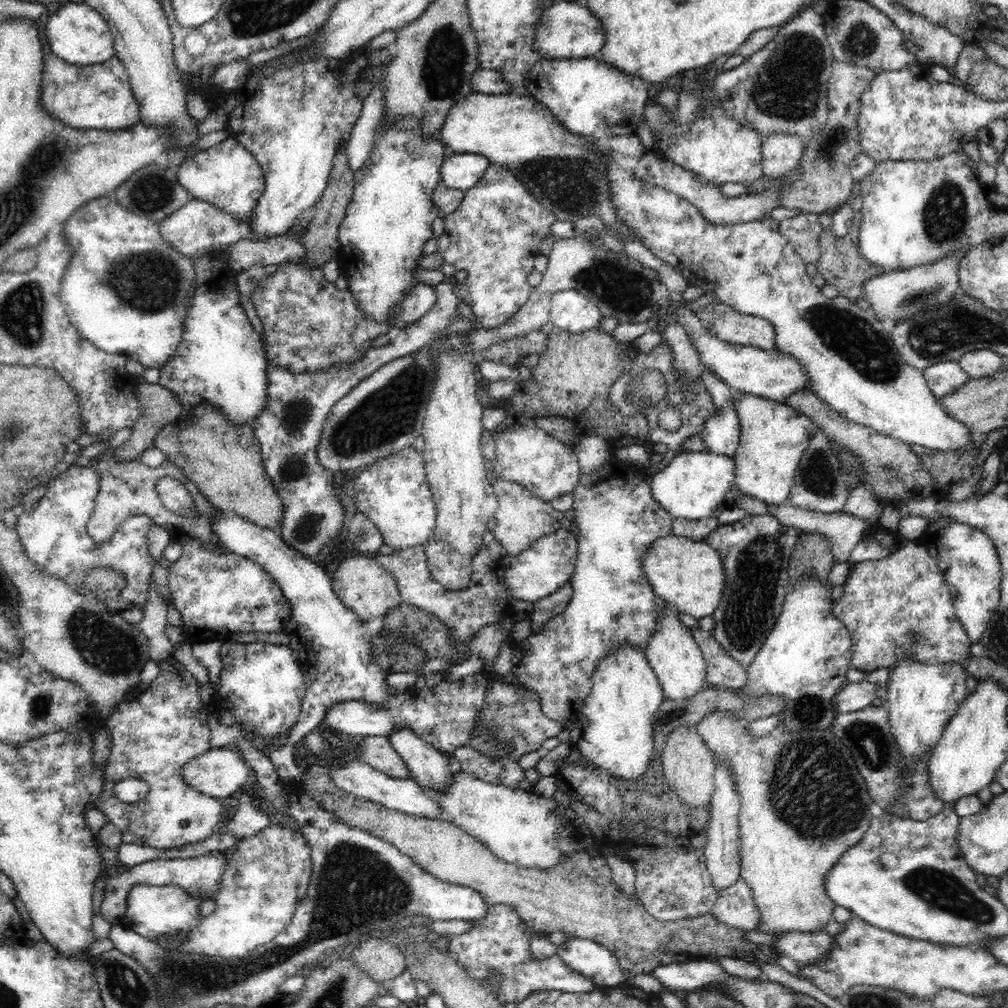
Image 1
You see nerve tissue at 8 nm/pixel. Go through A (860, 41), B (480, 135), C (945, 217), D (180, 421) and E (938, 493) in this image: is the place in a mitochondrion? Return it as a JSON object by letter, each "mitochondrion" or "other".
{"A":"mitochondrion","B":"other","C":"mitochondrion","D":"other","E":"other"}

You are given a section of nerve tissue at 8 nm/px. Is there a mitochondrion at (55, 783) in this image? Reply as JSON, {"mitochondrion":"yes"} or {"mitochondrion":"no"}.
{"mitochondrion":"no"}

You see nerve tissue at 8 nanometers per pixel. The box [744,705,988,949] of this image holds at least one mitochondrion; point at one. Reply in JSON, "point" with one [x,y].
{"point":[805,793]}

